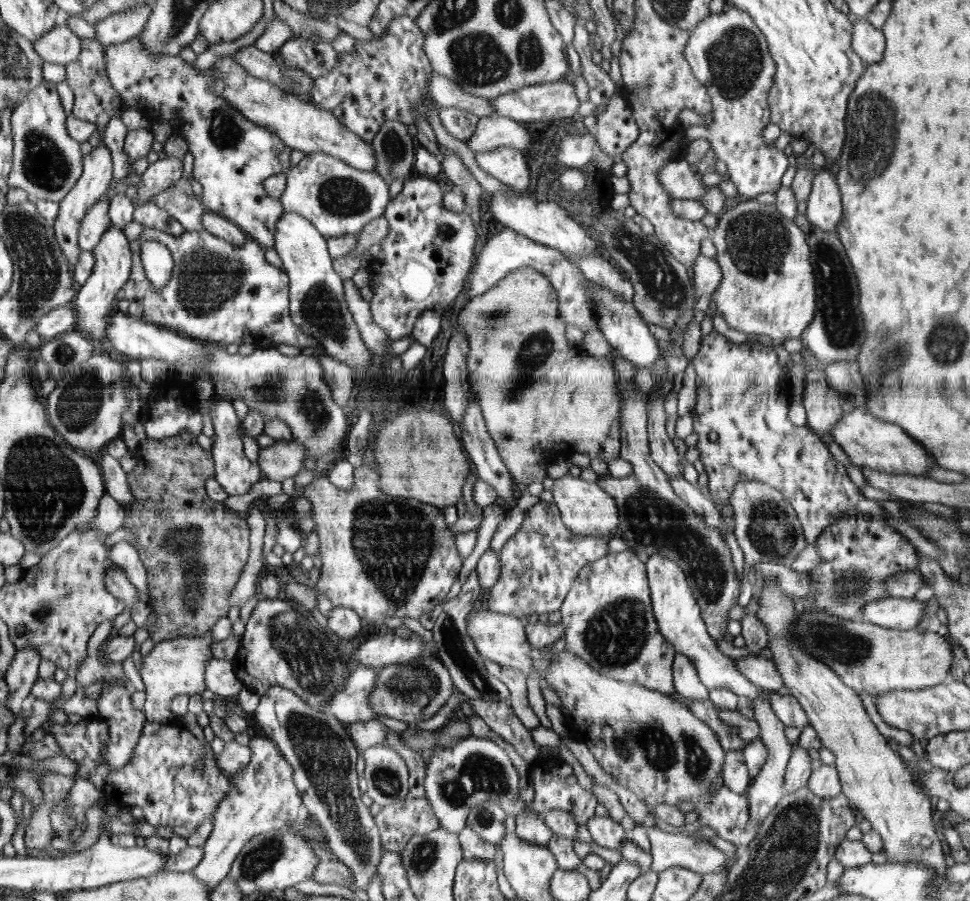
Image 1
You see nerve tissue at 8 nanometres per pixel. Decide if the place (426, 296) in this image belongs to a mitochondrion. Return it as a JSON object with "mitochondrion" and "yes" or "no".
{"mitochondrion":"no"}

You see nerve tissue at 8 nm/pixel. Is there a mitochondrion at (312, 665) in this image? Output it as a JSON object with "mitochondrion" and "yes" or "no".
{"mitochondrion":"yes"}

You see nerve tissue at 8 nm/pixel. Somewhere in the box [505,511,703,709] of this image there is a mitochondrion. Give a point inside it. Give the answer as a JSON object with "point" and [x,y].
{"point":[614,637]}

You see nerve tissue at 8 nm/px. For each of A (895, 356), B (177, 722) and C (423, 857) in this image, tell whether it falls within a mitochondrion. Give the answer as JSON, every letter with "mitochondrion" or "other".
{"A":"mitochondrion","B":"other","C":"mitochondrion"}

